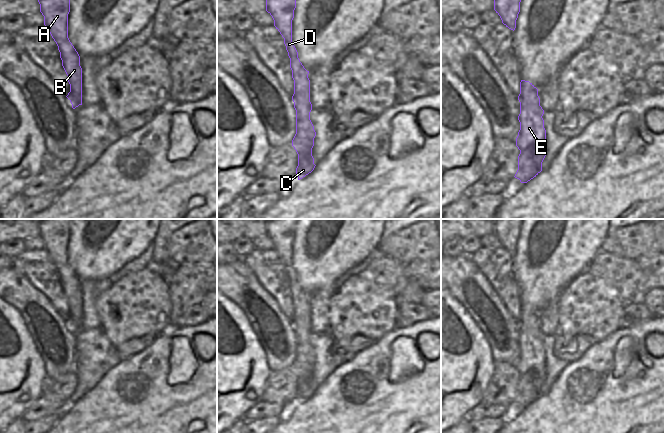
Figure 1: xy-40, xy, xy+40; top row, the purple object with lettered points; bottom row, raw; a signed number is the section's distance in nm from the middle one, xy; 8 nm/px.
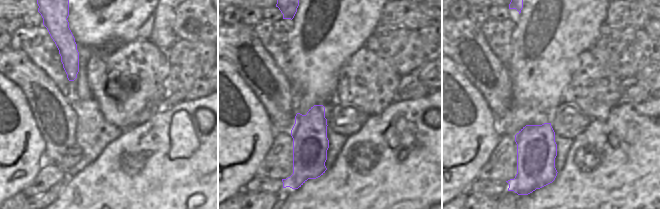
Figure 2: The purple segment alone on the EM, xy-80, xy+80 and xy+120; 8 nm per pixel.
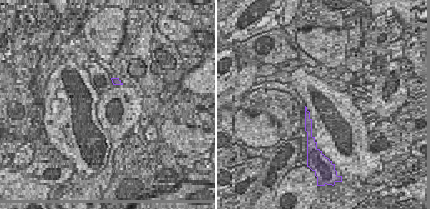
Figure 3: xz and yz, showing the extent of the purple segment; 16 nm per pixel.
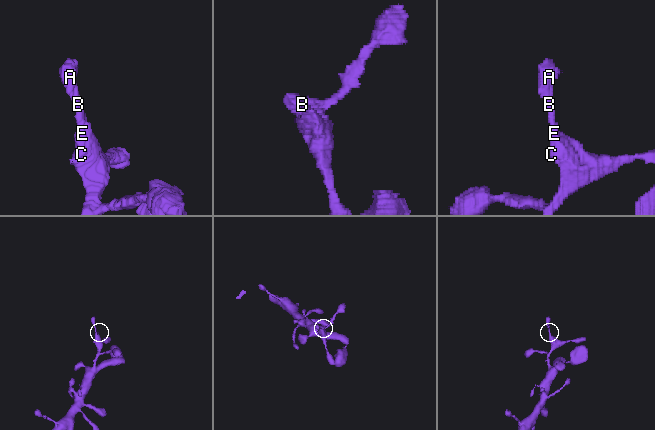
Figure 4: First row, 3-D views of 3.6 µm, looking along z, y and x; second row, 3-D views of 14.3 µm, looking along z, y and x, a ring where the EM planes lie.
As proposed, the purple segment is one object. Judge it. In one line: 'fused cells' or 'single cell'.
single cell

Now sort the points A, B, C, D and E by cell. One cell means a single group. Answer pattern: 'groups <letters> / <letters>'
groups A B C D E

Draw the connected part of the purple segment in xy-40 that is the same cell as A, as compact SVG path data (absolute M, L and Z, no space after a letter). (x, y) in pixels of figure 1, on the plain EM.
M42 219L38 226L44 249L58 270L62 290L68 300L70 316L66 320L75 333L82 329L82 292L80 280L68 262L68 238L72 219Z

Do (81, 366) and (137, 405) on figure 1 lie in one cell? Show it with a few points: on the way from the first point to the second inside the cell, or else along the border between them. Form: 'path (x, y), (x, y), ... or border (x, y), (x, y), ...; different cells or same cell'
border (117, 364), (82, 395); different cells

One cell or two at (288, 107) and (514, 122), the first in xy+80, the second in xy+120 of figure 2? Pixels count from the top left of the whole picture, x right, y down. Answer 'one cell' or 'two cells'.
two cells

